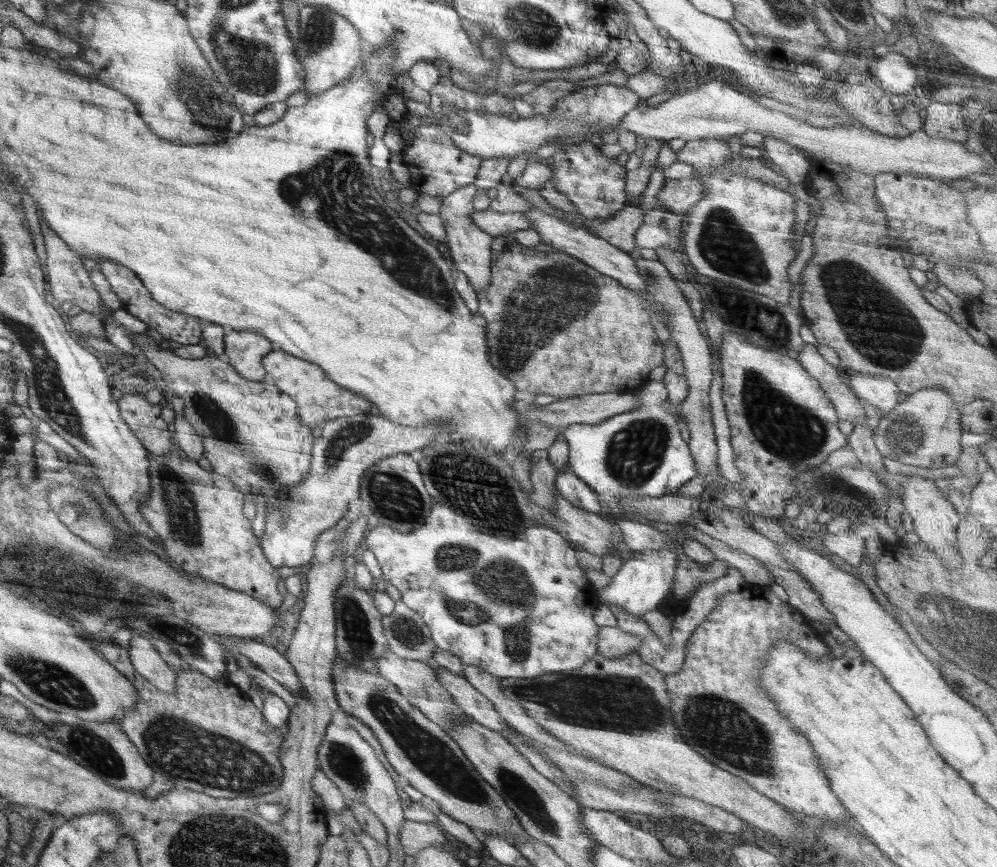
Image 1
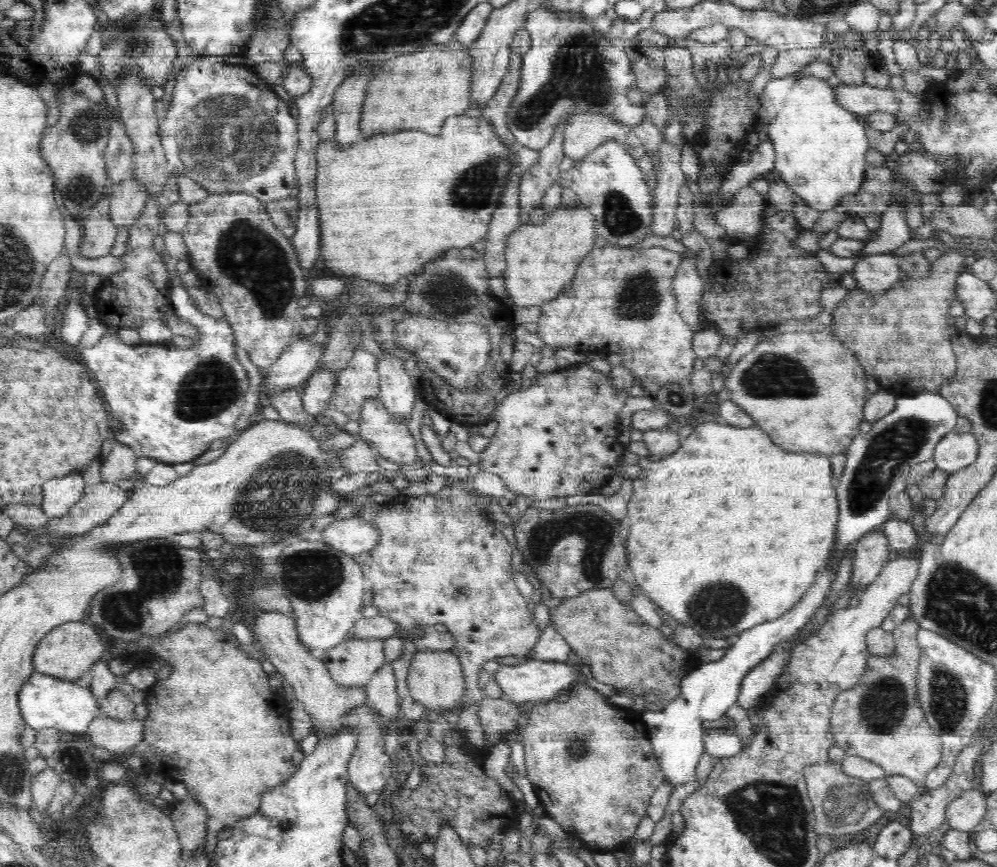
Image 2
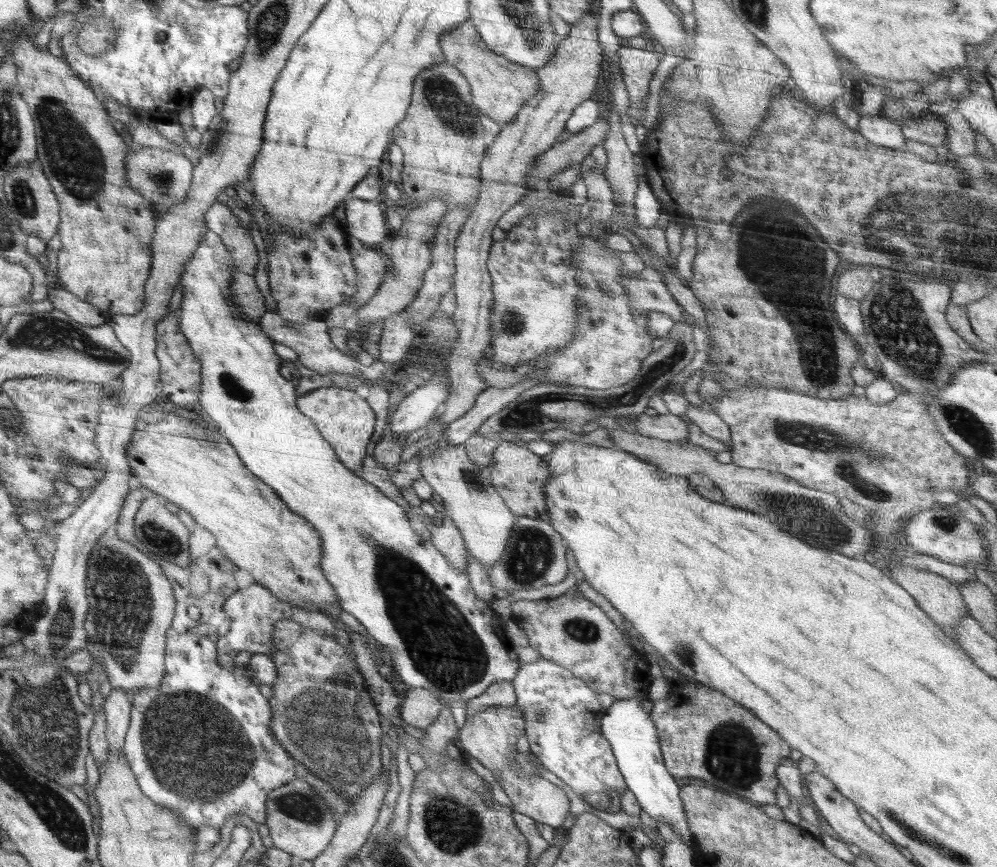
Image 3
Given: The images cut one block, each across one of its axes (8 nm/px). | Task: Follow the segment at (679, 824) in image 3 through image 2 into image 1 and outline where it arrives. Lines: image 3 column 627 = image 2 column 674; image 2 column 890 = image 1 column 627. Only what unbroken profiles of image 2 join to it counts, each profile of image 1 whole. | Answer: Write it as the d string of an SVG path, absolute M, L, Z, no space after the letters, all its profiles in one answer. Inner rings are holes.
M649 380L635 397L639 405L634 410L598 424L569 424L562 434L569 444L571 472L602 496L614 516L627 515L627 519L632 515L622 510L625 498L675 495L682 484L696 476L696 462L688 443L680 436L675 416L663 405L668 398L665 384Z

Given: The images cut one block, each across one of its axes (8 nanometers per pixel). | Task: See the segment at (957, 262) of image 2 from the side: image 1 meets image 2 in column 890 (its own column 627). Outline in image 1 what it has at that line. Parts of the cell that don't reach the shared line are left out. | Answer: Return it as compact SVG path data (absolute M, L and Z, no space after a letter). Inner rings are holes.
M518 243L504 246L502 254L496 260L491 260L489 285L476 291L476 296L479 304L477 313L487 322L485 339L490 364L498 372L506 374L506 378L512 380L517 389L528 390L532 395L550 394L567 399L580 394L634 392L647 384L653 368L664 364L663 343L650 323L650 314L645 310L643 300L629 288L622 286L618 279L598 272L577 257L562 251L540 251ZM566 326L568 334L562 334L560 330L564 330ZM546 338L550 338L550 342L540 348Z

